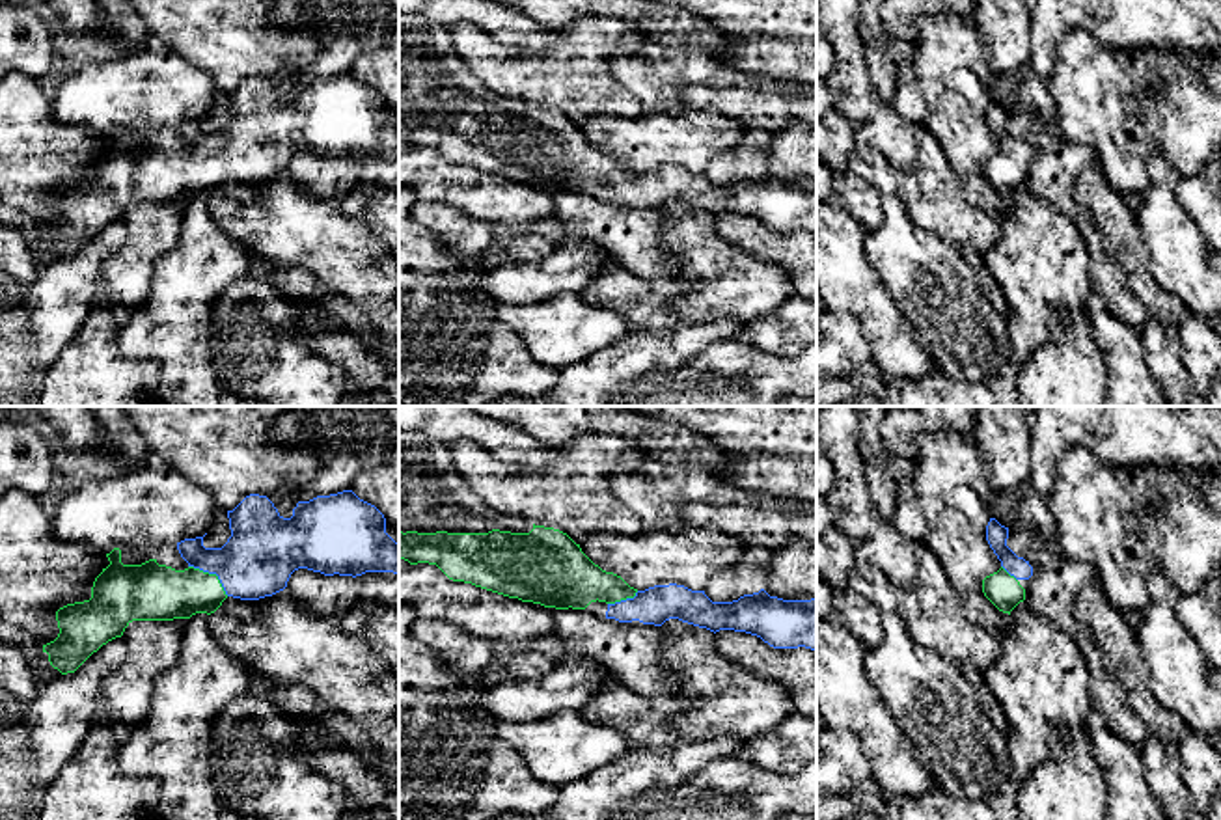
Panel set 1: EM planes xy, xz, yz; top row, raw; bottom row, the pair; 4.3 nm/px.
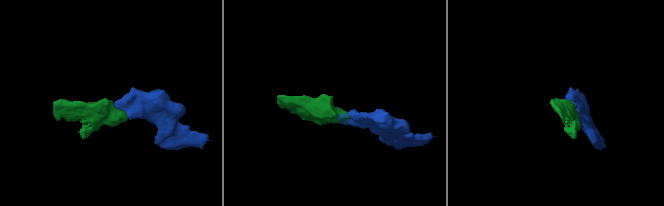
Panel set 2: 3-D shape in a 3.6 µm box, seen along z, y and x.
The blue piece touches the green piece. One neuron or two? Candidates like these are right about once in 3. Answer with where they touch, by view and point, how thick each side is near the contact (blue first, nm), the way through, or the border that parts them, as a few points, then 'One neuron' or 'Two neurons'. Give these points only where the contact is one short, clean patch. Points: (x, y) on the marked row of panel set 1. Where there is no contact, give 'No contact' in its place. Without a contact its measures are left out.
Touches blue at xy (213, 573). Thickness 320 nm (blue) against 240 nm. Path across: xy (265, 548), (246, 567), (213, 573), (196, 589), (159, 593). One neuron

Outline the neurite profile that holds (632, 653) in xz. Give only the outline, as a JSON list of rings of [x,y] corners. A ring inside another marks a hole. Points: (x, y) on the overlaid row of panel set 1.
[[[556,609],[554,634],[565,643],[565,654],[593,658],[600,662],[615,680],[639,695],[667,693],[673,695],[680,678],[669,673],[662,663],[665,632],[654,624],[632,624],[611,619],[598,619],[583,609]]]

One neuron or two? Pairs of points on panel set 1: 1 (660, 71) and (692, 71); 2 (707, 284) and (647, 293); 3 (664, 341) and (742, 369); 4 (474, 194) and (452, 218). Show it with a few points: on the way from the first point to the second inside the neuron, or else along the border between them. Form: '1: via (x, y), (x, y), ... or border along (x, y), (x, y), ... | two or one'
1: via (668, 71), (685, 71) | one
2: border along (673, 276), (688, 284), (673, 315), (720, 317) | two
3: border along (740, 336), (720, 341) | two
4: border along (418, 198), (455, 205), (491, 226) | two

